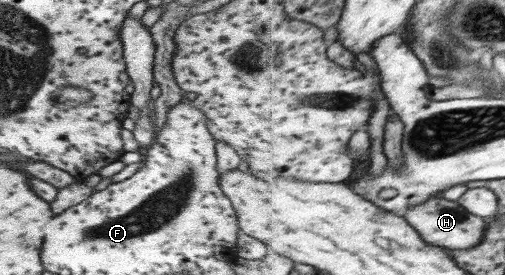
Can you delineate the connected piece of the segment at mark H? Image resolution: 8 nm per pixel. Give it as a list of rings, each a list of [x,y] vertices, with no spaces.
[[[435,195],[429,198],[429,202],[423,202],[419,206],[413,206],[405,212],[405,218],[419,230],[425,242],[433,246],[441,246],[447,250],[471,250],[479,244],[488,229],[488,222],[483,217],[467,210],[459,201],[451,202],[451,199]]]

